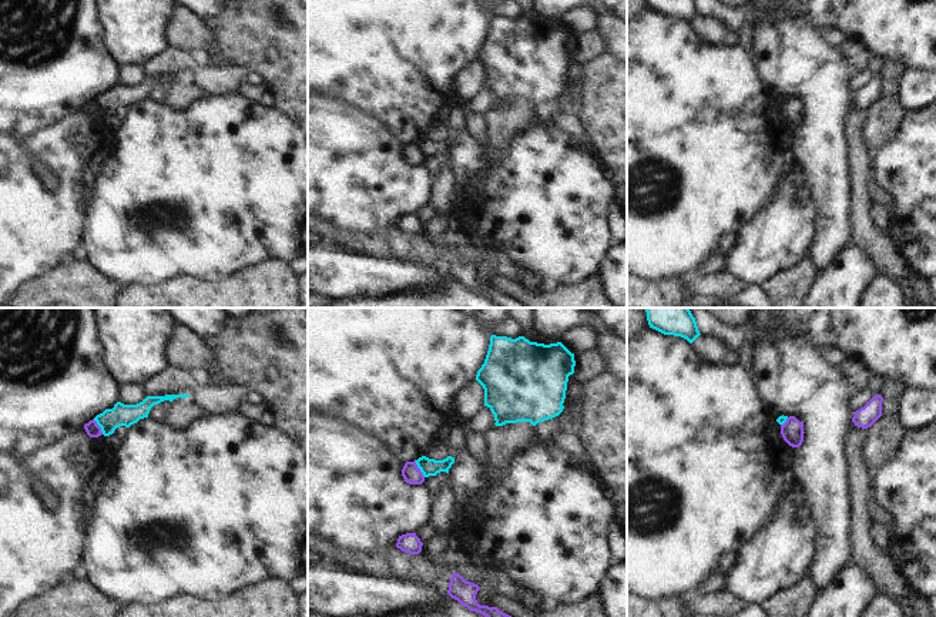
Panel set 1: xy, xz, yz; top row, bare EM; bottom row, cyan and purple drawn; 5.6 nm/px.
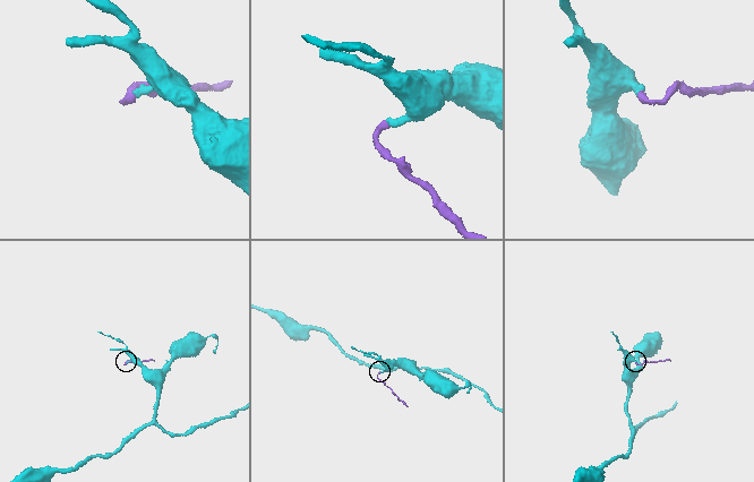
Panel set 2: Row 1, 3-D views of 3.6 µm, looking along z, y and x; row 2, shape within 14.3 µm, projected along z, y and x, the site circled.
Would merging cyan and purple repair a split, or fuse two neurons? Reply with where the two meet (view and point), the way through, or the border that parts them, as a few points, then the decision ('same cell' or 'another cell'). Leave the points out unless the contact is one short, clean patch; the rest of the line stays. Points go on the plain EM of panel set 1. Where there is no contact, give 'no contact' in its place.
contact xz (419, 148); border xz (415, 141), (425, 157); another cell

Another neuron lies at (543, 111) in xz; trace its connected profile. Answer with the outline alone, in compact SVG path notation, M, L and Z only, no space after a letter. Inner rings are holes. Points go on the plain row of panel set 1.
M556 98L537 104L534 107L533 123L551 130L554 124L550 117L554 111L556 104Z

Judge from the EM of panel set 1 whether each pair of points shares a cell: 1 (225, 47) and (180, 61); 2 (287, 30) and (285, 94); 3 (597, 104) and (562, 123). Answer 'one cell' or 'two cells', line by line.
1: two cells
2: one cell
3: two cells

